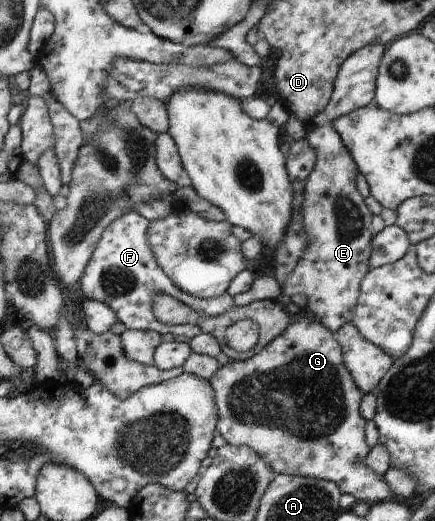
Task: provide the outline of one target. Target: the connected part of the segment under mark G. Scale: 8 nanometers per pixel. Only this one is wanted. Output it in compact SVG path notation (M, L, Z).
M300 318L292 322L285 332L255 356L244 361L232 361L220 365L209 382L214 402L217 402L216 433L222 435L228 444L248 446L259 456L264 456L266 464L270 464L276 475L330 481L338 486L342 495L351 494L356 501L368 502L371 505L398 499L398 495L390 490L384 478L385 474L377 474L362 462L370 451L365 438L367 421L359 412L363 393L344 365L342 350L335 336L316 320Z

